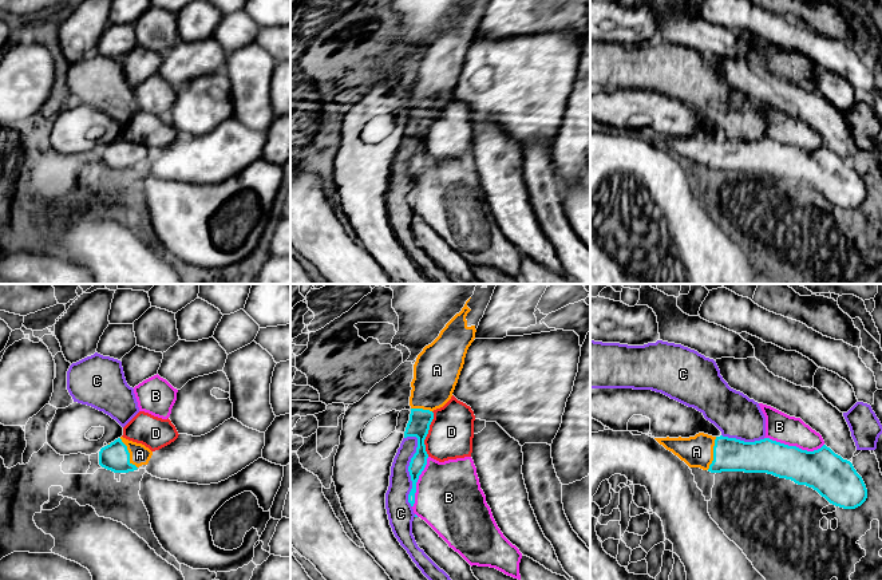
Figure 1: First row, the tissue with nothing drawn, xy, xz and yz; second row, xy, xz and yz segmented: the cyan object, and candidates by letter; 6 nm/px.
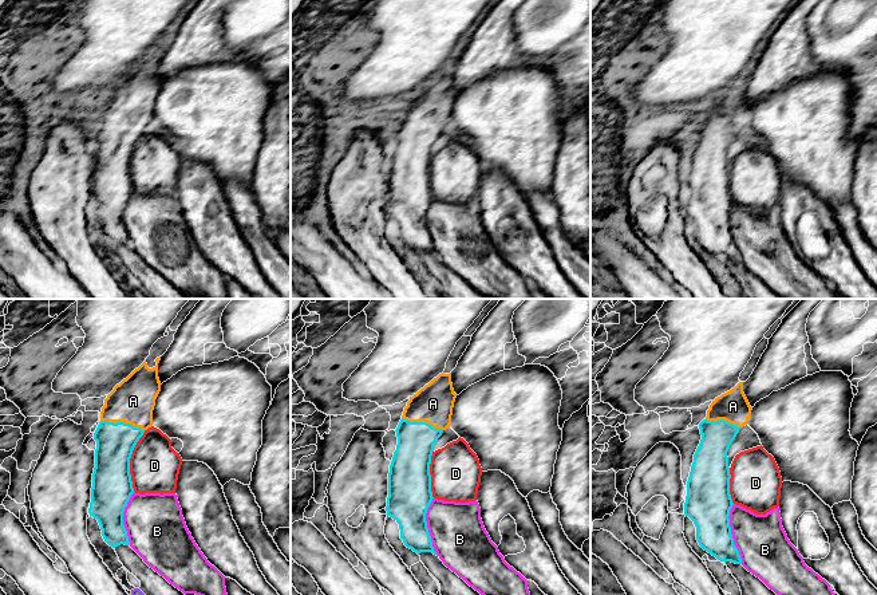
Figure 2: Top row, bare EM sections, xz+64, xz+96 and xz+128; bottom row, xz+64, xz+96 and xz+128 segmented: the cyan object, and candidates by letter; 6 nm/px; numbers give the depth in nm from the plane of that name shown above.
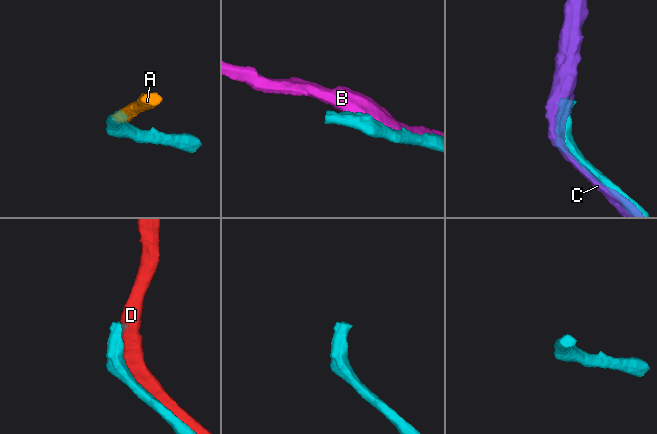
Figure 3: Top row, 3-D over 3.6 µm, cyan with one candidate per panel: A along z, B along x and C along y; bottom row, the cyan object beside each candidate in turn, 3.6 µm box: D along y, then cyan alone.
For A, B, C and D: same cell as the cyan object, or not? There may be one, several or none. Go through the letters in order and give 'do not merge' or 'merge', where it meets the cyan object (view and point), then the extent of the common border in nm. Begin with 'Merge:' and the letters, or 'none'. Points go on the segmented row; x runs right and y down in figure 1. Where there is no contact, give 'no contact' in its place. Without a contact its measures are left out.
Merge: A
A: merge | yz (714, 453) | 200 nm
B: do not merge | yz (794, 446) | 360 nm
C: do not merge | xz (408, 468) | 440 nm
D: do not merge | xz (427, 433) | 280 nm

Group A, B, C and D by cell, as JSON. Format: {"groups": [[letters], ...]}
{"groups": [["A"], ["B"], ["C"], ["D"]]}

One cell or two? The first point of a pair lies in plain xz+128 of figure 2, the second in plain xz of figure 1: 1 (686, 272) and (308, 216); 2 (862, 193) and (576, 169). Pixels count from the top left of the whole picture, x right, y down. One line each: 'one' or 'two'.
1: two
2: one

